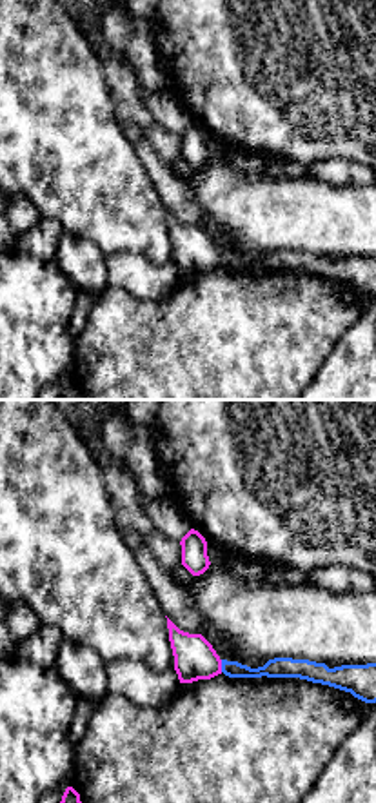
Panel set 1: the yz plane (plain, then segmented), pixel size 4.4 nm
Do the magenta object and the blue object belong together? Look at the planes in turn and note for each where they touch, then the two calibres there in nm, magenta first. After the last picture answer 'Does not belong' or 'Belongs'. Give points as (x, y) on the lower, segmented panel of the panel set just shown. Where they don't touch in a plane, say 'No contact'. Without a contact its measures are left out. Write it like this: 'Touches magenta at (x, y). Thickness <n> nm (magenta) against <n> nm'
Touches magenta at (220, 665). Thickness 190 nm (magenta) against 90 nm

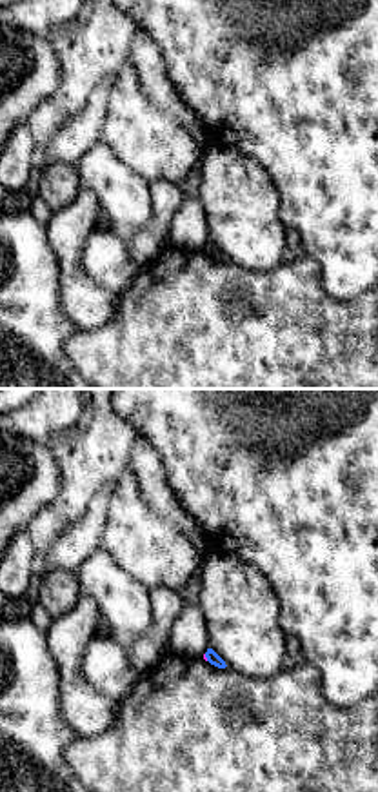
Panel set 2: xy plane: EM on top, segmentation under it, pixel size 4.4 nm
Touches magenta at (206, 658). Thickness 20 nm (magenta) against 60 nm

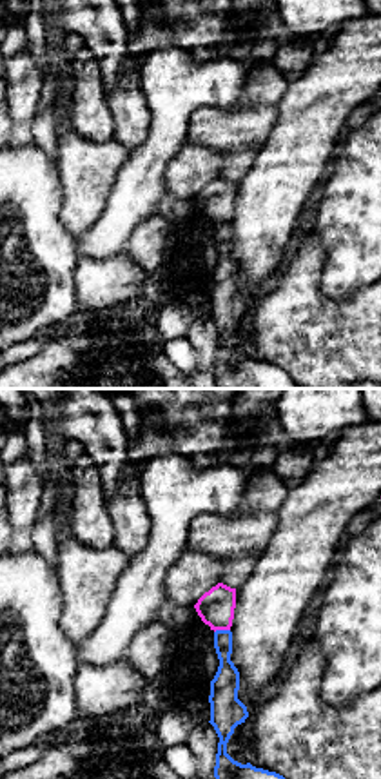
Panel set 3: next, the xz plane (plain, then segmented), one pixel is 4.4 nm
Touches magenta at (222, 629). Thickness 160 nm (magenta) against 120 nm

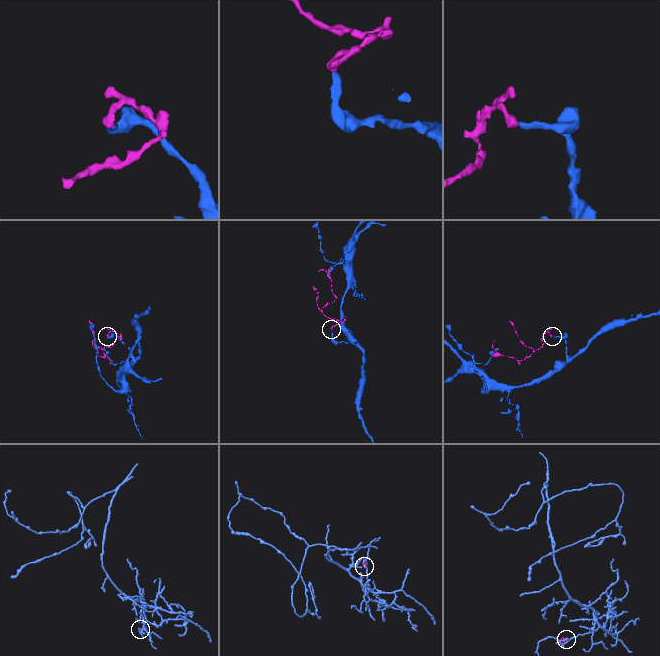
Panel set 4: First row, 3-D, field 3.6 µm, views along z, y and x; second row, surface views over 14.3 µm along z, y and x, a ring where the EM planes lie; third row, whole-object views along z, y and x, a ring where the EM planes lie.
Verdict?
Does not belong

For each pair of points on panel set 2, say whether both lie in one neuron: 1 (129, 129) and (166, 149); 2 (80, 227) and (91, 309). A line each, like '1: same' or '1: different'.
1: same
2: same

